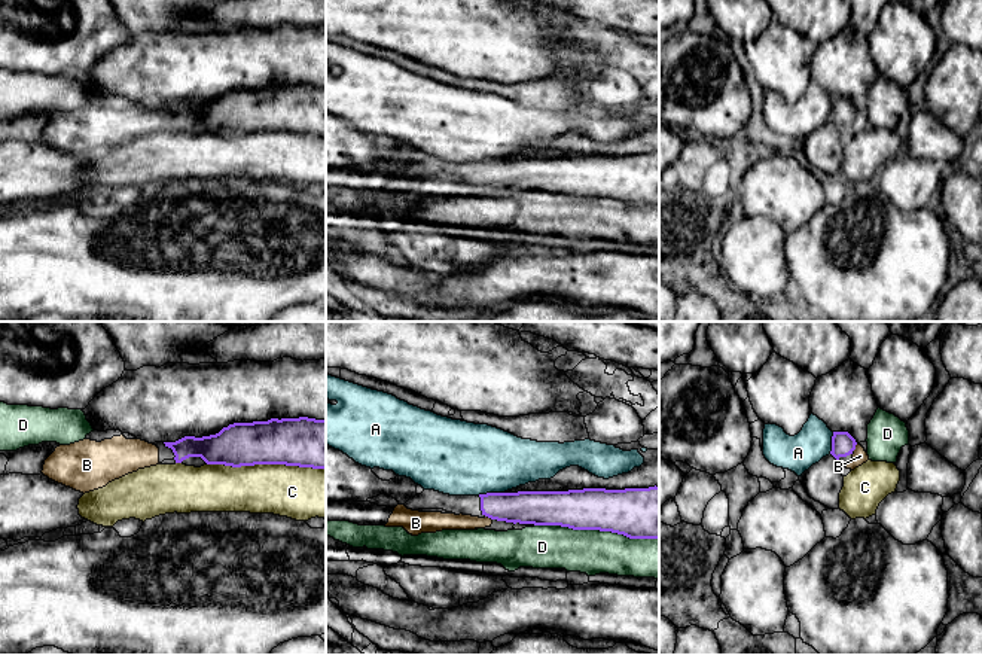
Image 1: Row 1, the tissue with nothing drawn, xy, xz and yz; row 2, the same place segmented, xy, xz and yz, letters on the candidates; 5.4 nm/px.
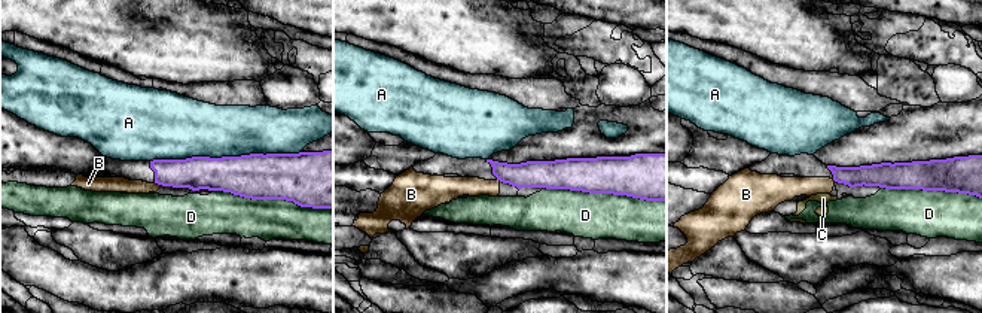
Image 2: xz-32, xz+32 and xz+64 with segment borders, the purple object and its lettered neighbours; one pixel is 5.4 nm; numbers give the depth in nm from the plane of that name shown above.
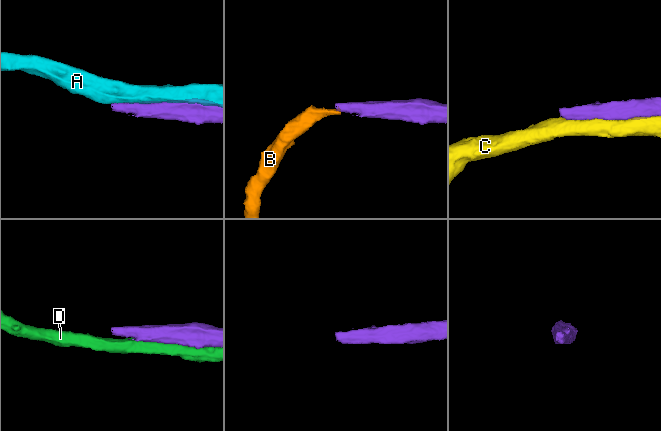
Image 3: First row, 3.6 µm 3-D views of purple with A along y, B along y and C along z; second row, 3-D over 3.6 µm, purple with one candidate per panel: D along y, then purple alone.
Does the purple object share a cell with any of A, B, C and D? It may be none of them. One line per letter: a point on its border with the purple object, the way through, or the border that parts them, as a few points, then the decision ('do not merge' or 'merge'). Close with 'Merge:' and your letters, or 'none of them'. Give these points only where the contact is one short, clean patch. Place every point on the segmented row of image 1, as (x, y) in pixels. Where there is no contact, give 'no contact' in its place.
A: xz (490, 493) | do not merge
B: xz (488, 517) | across xz (524, 506), (499, 506), (488, 517), (442, 521) | merge
C: xy (267, 463) | do not merge
D: xz (597, 529) | do not merge
Merge: B

